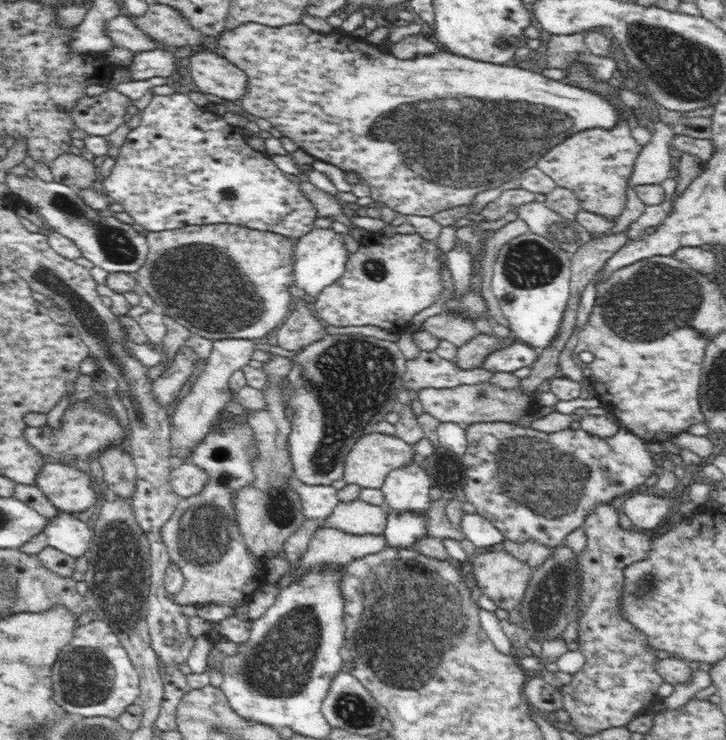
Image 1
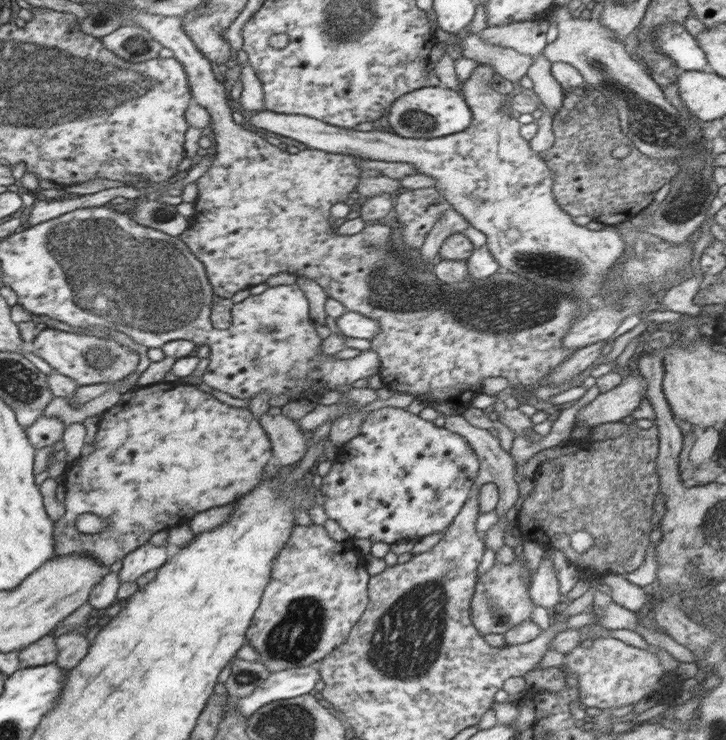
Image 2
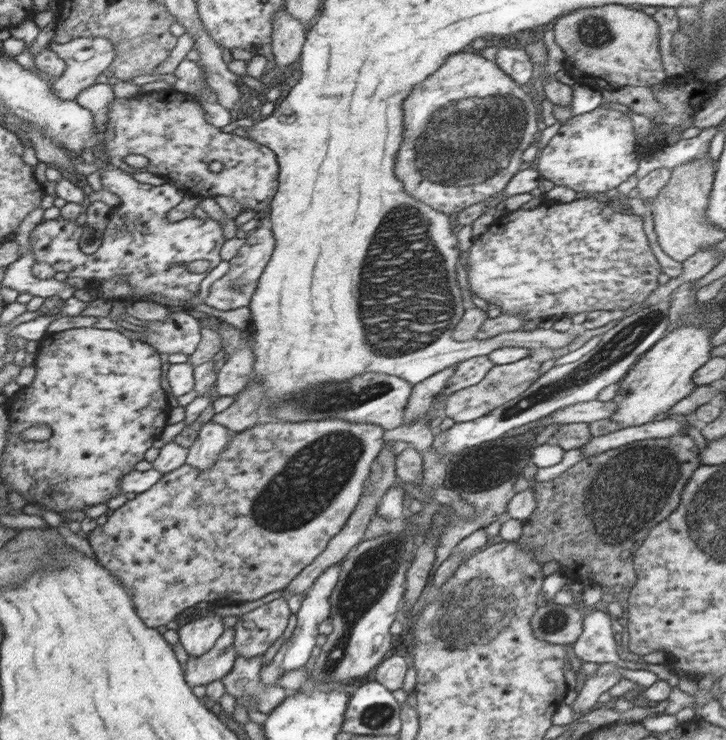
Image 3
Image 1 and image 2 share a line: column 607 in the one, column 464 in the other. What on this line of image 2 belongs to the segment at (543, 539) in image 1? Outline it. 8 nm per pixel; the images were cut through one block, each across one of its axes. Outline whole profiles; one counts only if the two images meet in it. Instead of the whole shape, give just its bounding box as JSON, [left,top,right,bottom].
[319,407,479,544]

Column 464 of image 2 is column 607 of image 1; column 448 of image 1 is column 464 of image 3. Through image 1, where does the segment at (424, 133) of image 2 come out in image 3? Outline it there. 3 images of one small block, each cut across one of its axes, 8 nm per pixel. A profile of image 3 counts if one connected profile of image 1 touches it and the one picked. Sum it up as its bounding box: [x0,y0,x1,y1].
[396,49,538,215]

